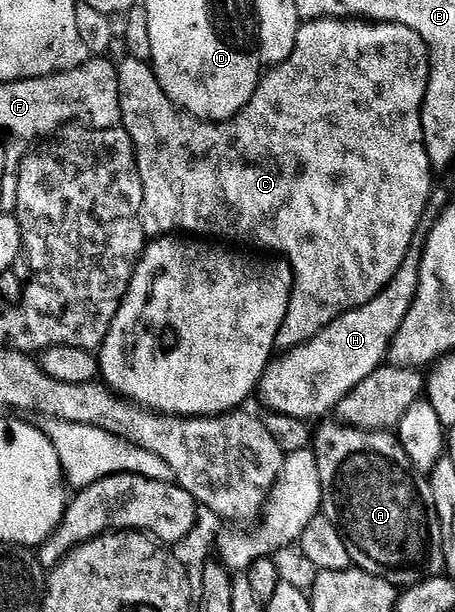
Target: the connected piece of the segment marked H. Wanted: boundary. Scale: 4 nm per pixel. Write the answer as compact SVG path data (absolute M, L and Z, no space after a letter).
M402 276L394 277L386 289L365 305L339 315L312 339L284 350L280 359L272 358L257 384L257 399L259 395L260 401L268 407L266 410L311 421L314 415L332 412L348 392L369 377L369 373L384 366L391 341L402 325L399 322L399 287L404 289L407 282Z

